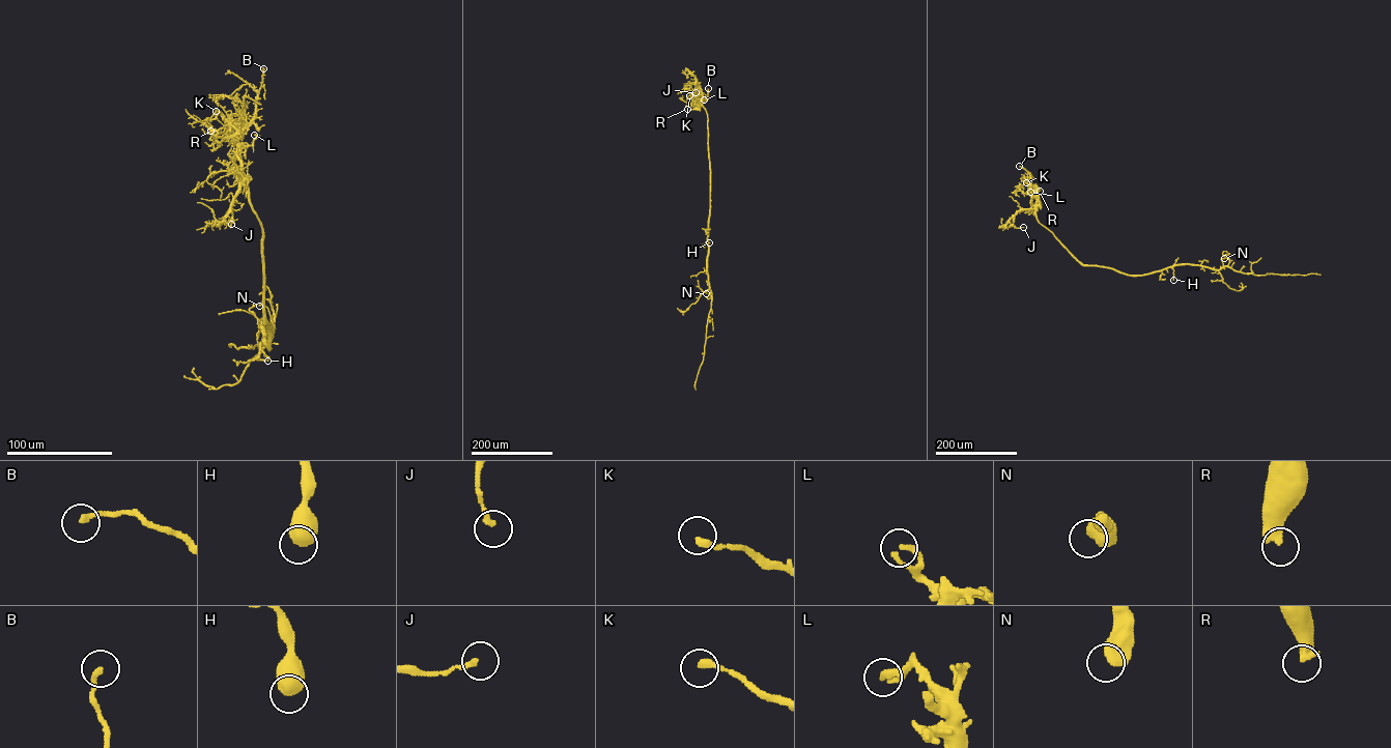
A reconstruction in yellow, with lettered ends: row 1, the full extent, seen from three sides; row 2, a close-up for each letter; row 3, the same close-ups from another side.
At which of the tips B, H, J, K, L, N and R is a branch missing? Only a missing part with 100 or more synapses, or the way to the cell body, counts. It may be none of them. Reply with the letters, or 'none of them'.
R

